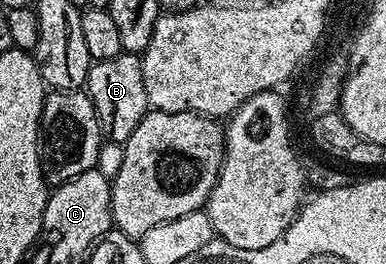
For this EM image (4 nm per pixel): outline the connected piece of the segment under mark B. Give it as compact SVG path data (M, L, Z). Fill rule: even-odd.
M123 52L114 59L95 62L88 73L86 92L96 108L101 134L109 141L127 141L134 127L138 127L150 109L142 75L142 60L134 53Z

